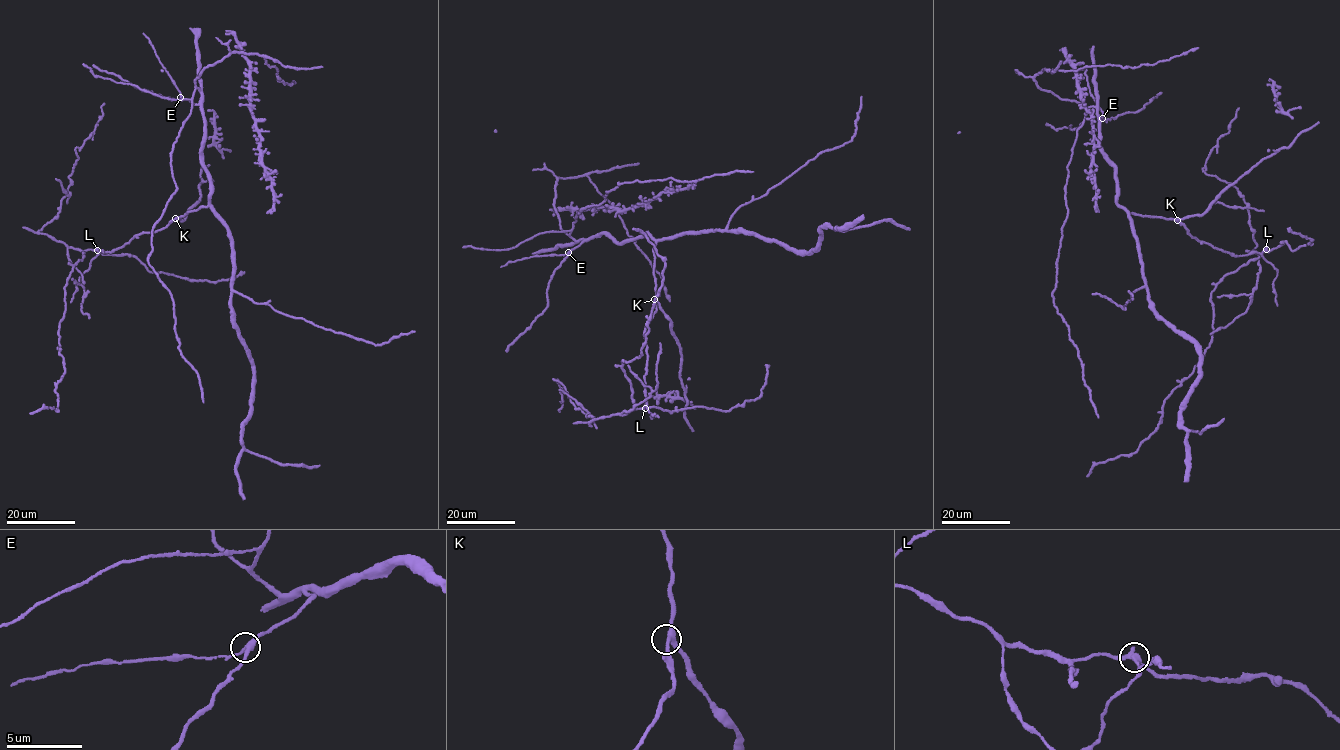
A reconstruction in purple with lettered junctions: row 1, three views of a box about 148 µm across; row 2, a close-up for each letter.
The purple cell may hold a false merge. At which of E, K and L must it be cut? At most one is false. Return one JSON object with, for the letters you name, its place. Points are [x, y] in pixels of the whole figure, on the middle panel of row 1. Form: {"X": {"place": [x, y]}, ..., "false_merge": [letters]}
{"L": {"place": [645, 408]}, "false_merge": ["L"]}

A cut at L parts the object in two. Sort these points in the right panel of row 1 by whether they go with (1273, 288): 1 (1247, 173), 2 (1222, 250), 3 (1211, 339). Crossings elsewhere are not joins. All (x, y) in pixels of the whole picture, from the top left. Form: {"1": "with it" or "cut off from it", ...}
{"1": "with it", "2": "with it", "3": "cut off from it"}

